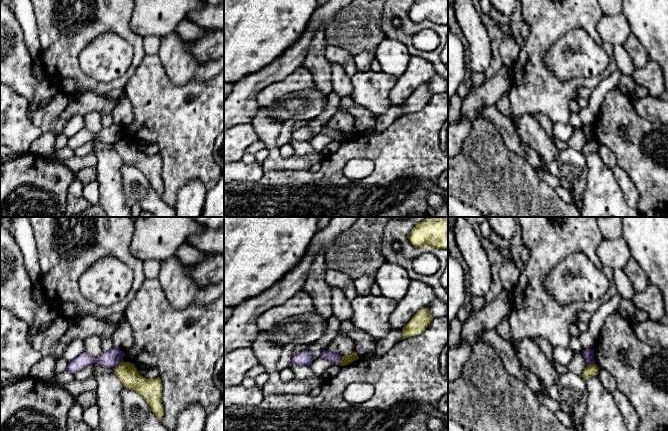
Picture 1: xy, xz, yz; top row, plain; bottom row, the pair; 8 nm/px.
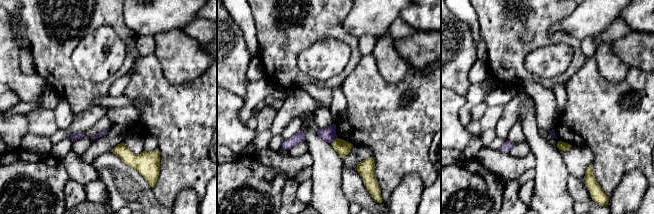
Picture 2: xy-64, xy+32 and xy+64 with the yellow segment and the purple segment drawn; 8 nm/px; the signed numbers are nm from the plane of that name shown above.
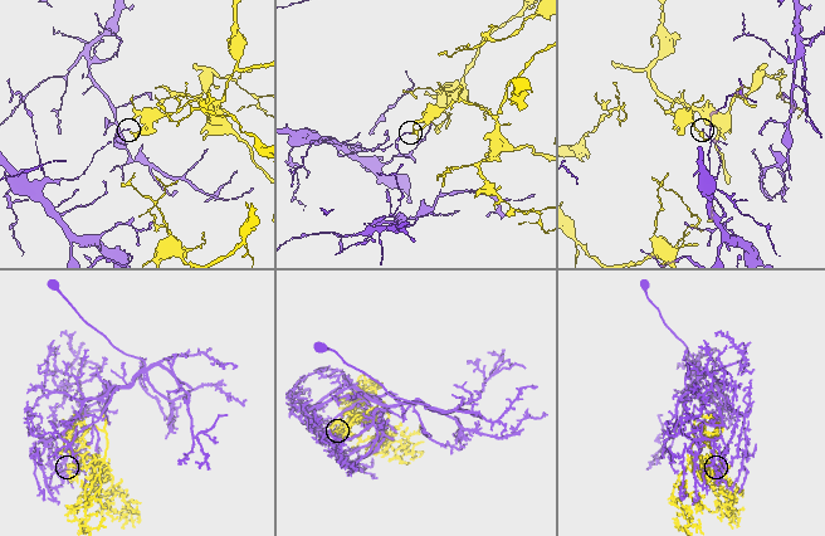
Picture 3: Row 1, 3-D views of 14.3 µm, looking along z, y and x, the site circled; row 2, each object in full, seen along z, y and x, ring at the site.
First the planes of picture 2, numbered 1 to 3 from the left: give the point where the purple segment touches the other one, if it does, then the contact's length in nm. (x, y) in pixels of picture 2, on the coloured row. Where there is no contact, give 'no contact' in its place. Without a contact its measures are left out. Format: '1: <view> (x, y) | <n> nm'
1: no contact
2: xy+32 (334, 140) | 70 nm
3: no contact

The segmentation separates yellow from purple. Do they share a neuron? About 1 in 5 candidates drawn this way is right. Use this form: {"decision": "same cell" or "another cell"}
{"decision": "another cell"}

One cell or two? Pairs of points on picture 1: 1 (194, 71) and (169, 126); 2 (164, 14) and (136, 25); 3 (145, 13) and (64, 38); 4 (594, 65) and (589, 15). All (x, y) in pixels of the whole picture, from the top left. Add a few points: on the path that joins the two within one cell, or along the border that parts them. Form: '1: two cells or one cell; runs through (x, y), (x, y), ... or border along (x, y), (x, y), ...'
1: two cells; border along (166, 75), (175, 84), (206, 81), (212, 77)
2: one cell; runs through (158, 19), (147, 19), (143, 22)
3: two cells; border along (132, 10), (130, 28), (142, 37)
4: two cells; border along (568, 32), (574, 29), (583, 29), (601, 46)

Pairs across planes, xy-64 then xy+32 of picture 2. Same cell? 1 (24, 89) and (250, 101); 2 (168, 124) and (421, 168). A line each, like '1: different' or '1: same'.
1: different
2: same

